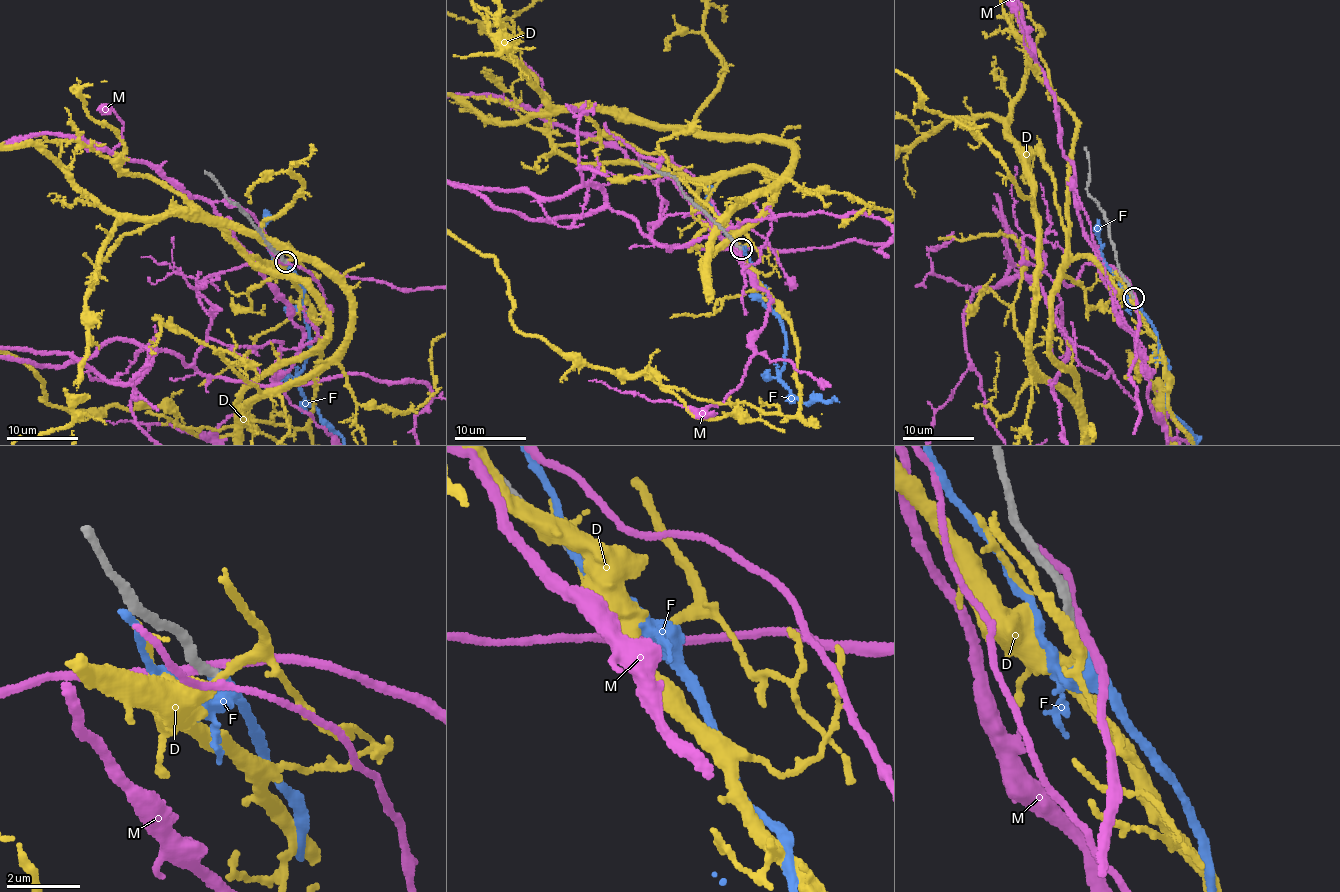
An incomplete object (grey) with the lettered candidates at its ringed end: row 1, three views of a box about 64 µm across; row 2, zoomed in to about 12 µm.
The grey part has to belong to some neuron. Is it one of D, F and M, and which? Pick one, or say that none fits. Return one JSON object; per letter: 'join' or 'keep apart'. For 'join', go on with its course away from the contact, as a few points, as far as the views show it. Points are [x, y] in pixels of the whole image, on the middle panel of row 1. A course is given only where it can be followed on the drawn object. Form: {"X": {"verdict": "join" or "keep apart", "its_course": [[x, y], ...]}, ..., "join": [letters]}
{"D": {"verdict": "keep apart"}, "F": {"verdict": "join"}, "M": {"verdict": "keep apart"}, "join": ["F"]}

